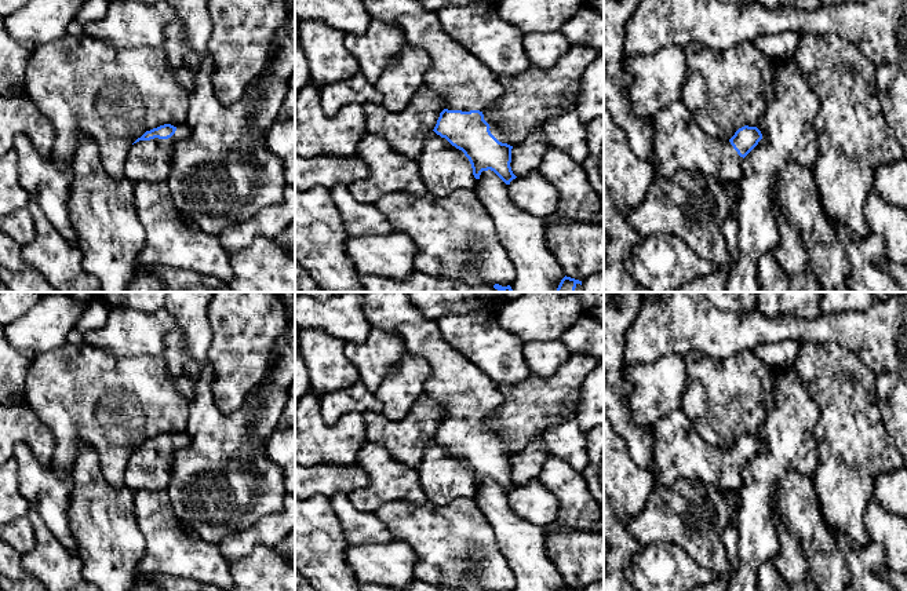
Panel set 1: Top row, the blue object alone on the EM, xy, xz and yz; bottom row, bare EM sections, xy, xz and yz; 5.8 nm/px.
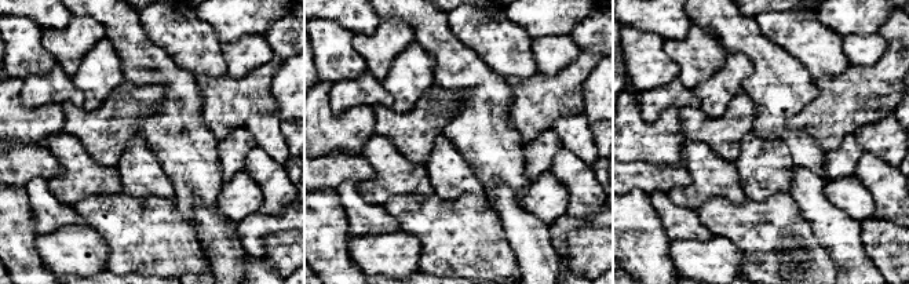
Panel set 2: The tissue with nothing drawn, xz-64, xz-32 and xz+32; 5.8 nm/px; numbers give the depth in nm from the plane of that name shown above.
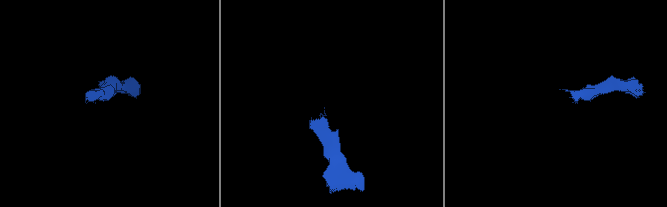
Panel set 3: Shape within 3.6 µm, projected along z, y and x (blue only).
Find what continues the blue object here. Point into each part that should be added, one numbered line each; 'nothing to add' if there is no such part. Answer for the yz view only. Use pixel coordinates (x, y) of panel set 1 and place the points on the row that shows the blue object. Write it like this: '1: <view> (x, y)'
1: yz (680, 143)

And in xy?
1: xy (148, 160)

